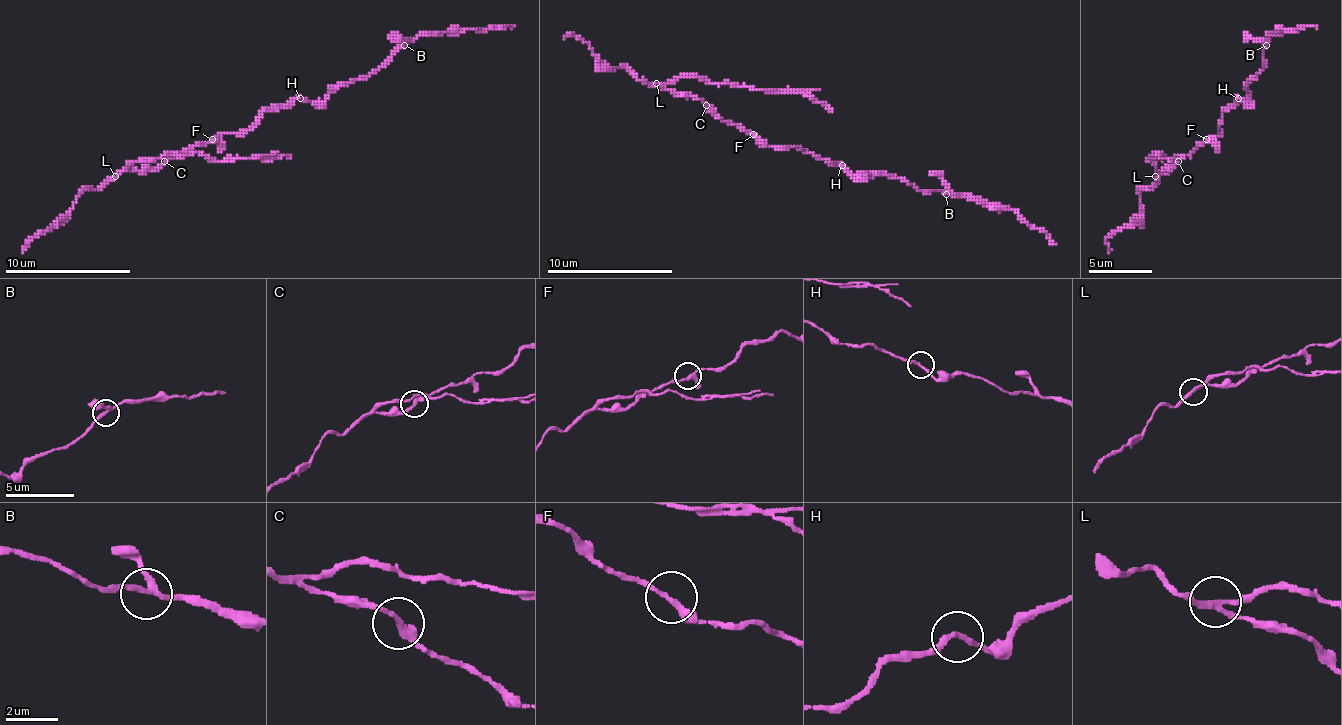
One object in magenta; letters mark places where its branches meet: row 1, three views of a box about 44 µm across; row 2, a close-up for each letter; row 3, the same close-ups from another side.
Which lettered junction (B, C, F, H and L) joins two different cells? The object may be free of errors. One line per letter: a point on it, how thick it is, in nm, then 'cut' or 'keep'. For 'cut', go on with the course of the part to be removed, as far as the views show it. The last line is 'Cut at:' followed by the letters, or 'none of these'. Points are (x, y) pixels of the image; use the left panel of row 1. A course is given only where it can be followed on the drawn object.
B: place (404, 45); calibre 200 nm; keep
C: place (164, 161); calibre 260 nm; keep
F: place (212, 139); calibre 220 nm; keep
H: place (300, 98); calibre 200 nm; keep
L: place (115, 176); calibre 200 nm; cut; course (114, 177), (136, 161), (196, 152), (218, 161), (291, 158)
Cut at: L

